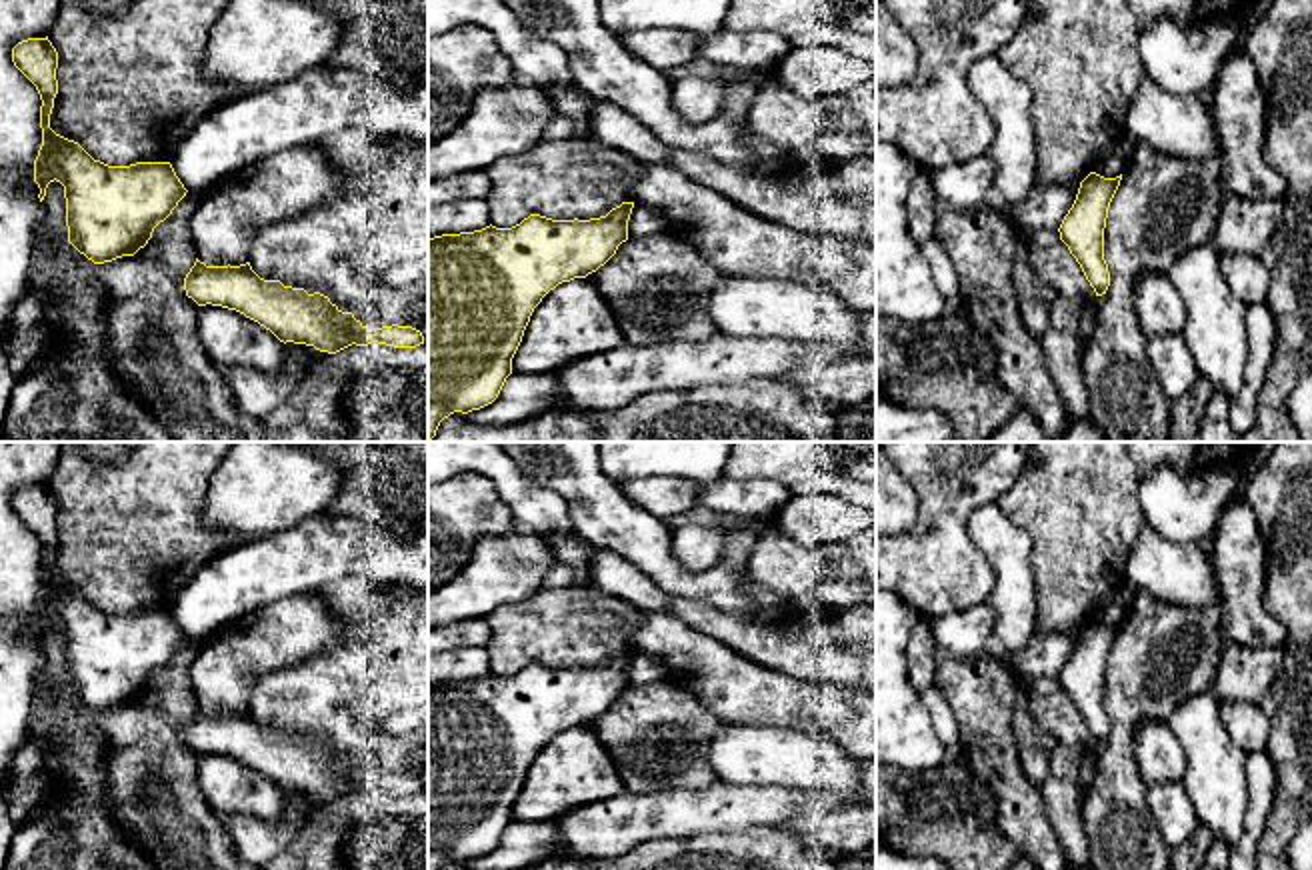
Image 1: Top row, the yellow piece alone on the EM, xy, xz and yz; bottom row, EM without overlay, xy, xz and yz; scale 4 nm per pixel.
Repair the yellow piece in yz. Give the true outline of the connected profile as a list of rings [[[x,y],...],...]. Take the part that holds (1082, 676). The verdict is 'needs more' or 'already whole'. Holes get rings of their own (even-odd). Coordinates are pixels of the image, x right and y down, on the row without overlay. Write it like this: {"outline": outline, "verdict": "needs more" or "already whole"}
{"outline": [[[1090,620],[1080,630],[1076,648],[1058,676],[1060,688],[1080,712],[1096,744],[1106,742],[1110,734],[1110,720],[1104,708],[1104,676],[1120,628],[1122,622],[1104,626]]], "verdict": "already whole"}

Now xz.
{"outline": [[[622,650],[590,668],[530,662],[512,676],[490,672],[428,686],[428,870],[498,846],[534,756],[558,732],[586,726],[616,702],[628,688],[632,656],[634,650]]], "verdict": "already whole"}

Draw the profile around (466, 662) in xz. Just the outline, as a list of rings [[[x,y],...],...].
[[[460,646],[442,654],[428,654],[428,686],[474,680],[490,674],[484,646]]]

